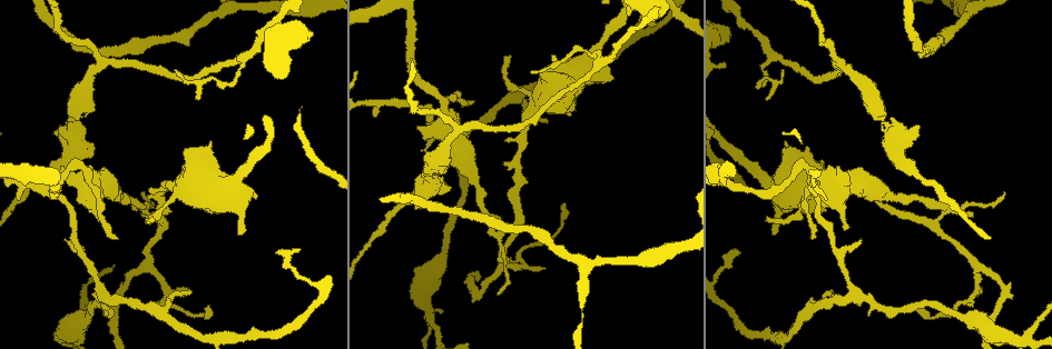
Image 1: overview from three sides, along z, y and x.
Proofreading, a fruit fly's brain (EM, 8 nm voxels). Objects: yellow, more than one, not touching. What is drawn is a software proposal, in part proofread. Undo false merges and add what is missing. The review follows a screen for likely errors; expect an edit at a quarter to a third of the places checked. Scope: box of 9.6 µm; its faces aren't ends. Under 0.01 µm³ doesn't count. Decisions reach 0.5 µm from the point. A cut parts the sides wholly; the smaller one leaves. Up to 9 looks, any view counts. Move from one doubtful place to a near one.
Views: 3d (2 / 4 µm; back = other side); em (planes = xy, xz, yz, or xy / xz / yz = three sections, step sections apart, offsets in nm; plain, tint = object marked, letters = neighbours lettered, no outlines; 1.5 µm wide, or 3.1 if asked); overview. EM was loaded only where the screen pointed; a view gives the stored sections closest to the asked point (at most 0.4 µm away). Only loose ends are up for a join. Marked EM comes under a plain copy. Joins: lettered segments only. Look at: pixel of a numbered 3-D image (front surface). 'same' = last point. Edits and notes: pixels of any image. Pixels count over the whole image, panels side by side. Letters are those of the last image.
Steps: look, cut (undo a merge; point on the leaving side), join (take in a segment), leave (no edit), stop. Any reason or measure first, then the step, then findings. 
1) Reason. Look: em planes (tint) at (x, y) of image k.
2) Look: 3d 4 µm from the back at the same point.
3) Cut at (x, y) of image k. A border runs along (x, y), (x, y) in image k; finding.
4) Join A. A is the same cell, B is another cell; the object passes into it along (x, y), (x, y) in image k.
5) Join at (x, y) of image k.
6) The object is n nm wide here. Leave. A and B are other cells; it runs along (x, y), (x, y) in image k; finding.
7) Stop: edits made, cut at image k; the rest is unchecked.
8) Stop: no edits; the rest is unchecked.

Three-way junction. Look: em xy step 8 (letters) at (430, 322) of image 1.

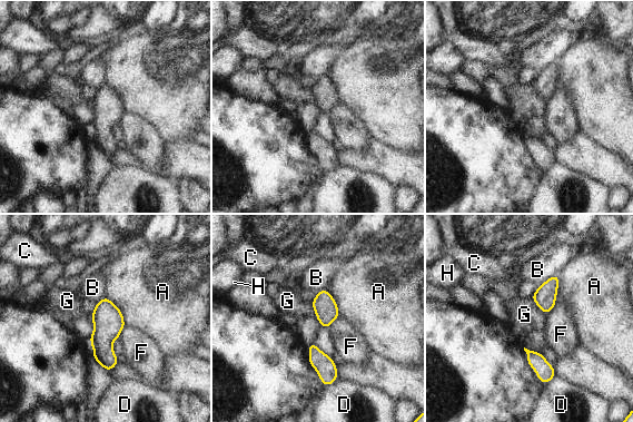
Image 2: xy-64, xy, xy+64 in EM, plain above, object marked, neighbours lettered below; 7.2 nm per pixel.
Another direction. Look: em yz step 8 (letters) at the same point.

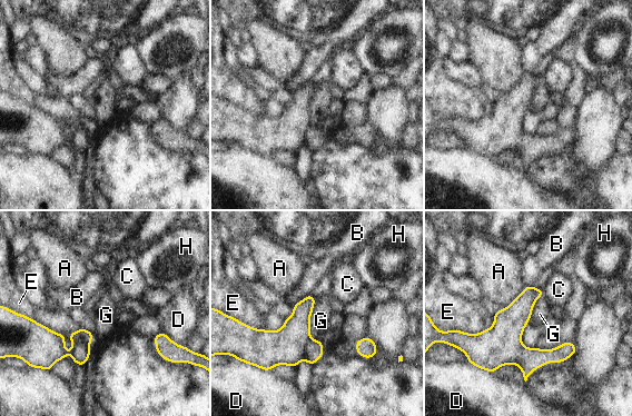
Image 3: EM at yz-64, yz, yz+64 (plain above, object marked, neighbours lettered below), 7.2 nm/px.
Leave. A, B, C, D, E, G and H are other cells; a border runs along (316, 298), (309, 319), (312, 339) in image 3; one neuron here.

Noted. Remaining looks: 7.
Free end. Look: 3d 2 µm at (417, 208) of image 1.

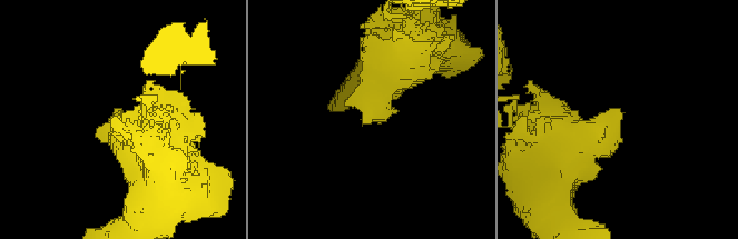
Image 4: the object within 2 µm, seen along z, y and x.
Now the EM. Look: em planes (letters) at (366, 115) of image 4.

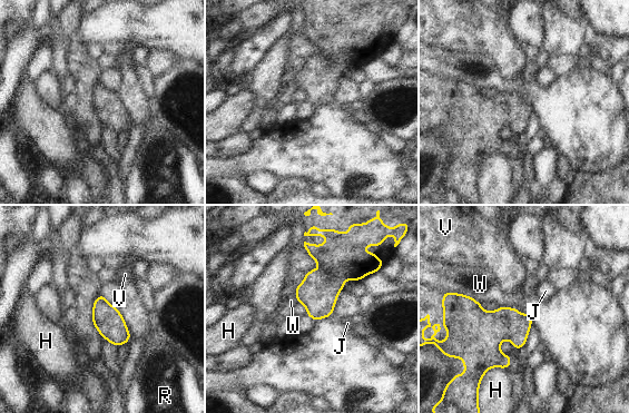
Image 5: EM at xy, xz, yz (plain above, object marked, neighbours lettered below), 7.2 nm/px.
Leave. H, J, R, V and W are other cells; none of them fits.

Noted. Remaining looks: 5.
Look: 3d 4 µm at (979, 266) of image 1.

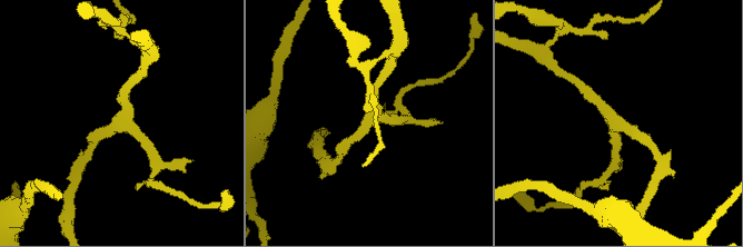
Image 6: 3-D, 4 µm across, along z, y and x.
3 arms meet here. Look: em xy step 8 (tint) at (126, 121) of image 6.

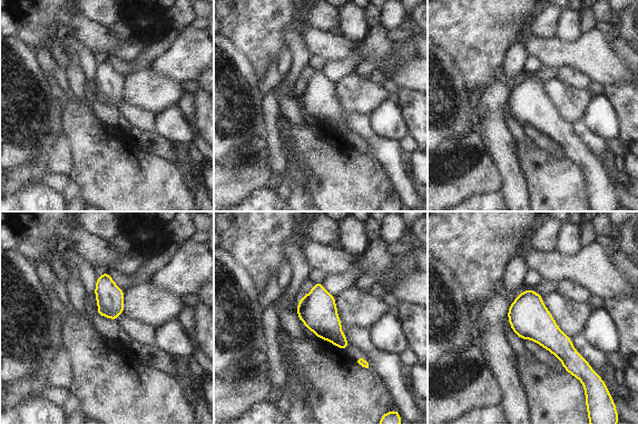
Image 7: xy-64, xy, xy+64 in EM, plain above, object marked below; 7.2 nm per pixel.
Look: em planes (letters) at the same point.

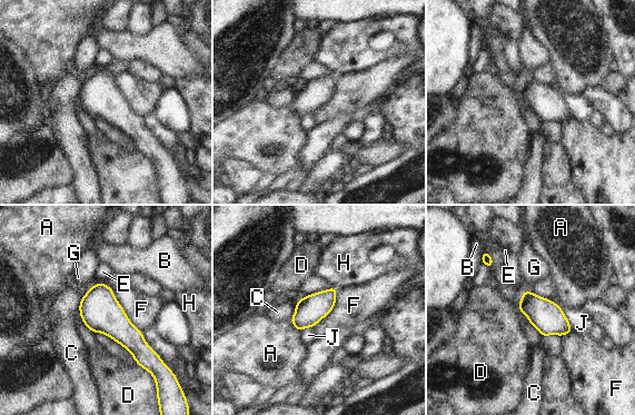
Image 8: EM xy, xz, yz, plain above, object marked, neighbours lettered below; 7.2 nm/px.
The object is 220 nm wide here. Leave. A, B, C, D, E, F, G, H and J are other cells; continuous, no second neuron.

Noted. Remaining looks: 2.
Tapers out. Look: em xz step 8 (letters) at (545, 121) of image 1.

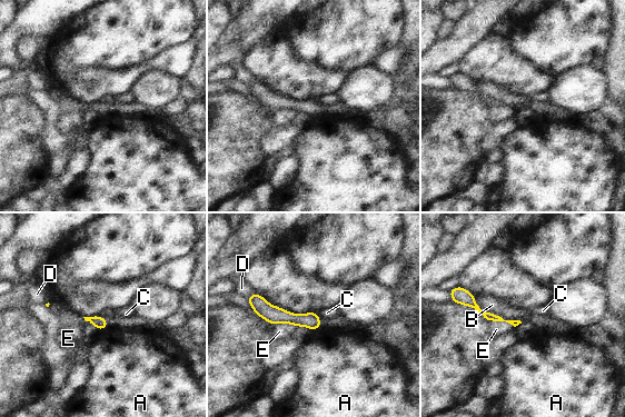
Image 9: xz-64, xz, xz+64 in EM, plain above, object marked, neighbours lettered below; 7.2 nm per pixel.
Leave. A, B, C, D and E are other cells; it runs along (253, 299), (274, 315), (317, 325) in image 9; no lettered segment goes on from it.

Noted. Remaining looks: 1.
Stop: no edits; the rest is unchecked.

